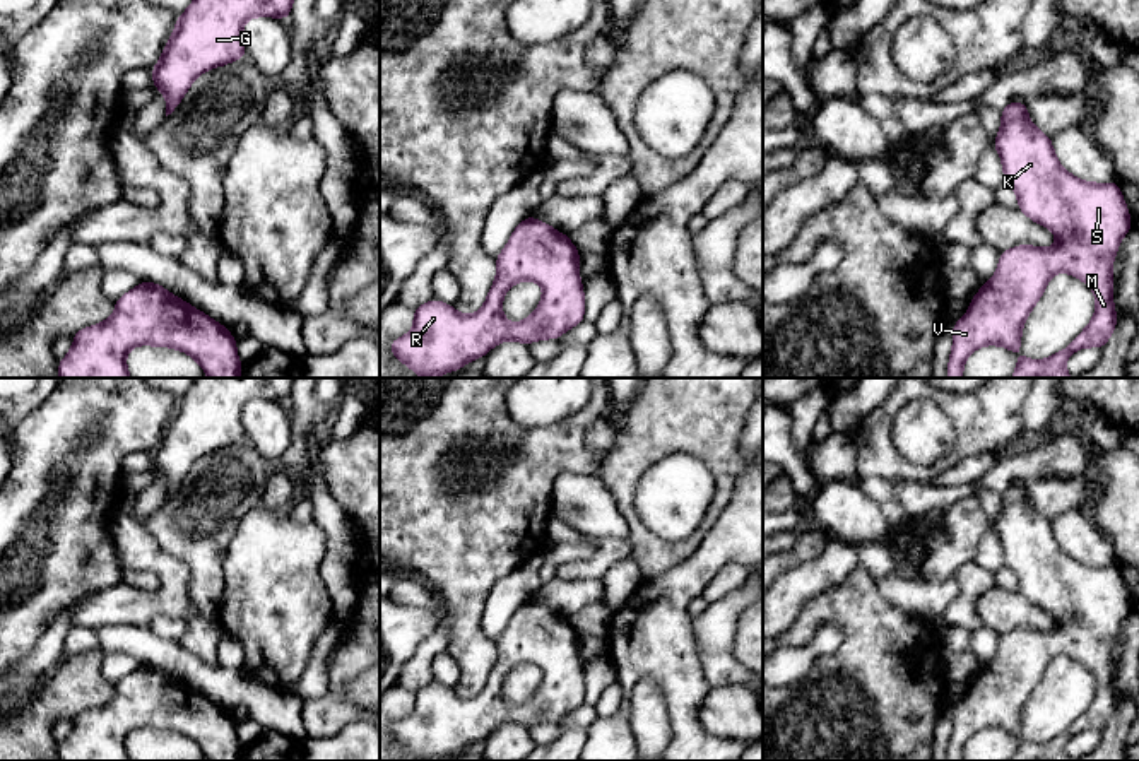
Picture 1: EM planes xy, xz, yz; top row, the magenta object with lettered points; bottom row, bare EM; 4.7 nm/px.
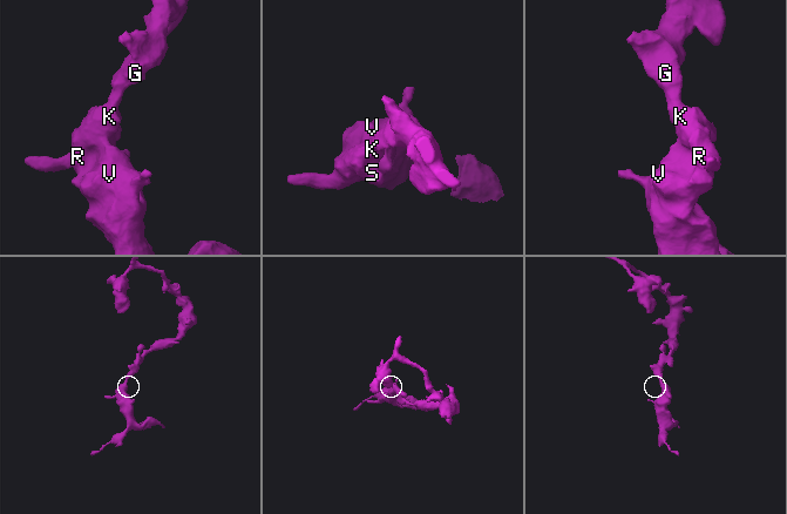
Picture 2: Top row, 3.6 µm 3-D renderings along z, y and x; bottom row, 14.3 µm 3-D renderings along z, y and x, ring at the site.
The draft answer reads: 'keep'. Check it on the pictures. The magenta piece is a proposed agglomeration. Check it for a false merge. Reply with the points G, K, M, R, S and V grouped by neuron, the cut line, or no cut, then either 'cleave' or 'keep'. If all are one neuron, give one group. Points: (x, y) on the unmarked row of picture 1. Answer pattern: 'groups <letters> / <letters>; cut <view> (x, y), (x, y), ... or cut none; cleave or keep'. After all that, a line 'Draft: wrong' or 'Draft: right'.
groups G K M R S V; cut none; keep
Draft: right

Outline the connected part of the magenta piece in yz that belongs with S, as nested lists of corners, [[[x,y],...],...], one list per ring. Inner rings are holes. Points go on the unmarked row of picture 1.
[[[1011,484],[1000,494],[1000,501],[1000,515],[992,527],[1002,542],[1004,566],[1016,575],[1018,592],[1030,604],[1055,616],[1057,628],[1053,631],[1018,628],[1000,634],[995,658],[973,679],[968,696],[953,708],[947,761],[963,761],[966,740],[982,729],[1002,729],[1019,739],[1012,761],[1072,761],[1065,754],[1069,739],[1084,730],[1105,730],[1117,710],[1112,650],[1120,622],[1134,611],[1132,602],[1115,564],[1089,566],[1060,549],[1052,522],[1031,506],[1026,487]],[[1057,655],[1067,655],[1089,669],[1096,679],[1096,693],[1088,710],[1065,732],[1035,744],[1019,737],[1023,706]]]

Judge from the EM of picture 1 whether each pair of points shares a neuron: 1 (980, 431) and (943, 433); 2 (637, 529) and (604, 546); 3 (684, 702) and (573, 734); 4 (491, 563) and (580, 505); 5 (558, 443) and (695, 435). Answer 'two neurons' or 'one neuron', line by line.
1: two neurons
2: two neurons
3: two neurons
4: two neurons
5: two neurons

